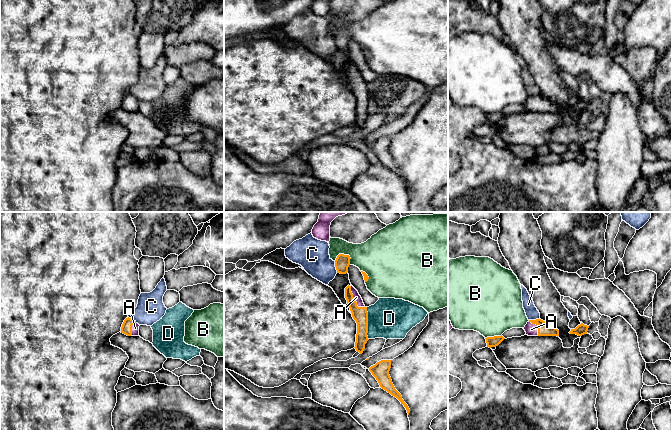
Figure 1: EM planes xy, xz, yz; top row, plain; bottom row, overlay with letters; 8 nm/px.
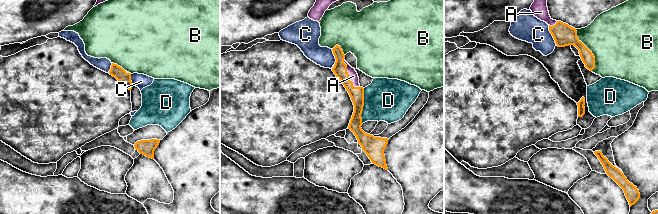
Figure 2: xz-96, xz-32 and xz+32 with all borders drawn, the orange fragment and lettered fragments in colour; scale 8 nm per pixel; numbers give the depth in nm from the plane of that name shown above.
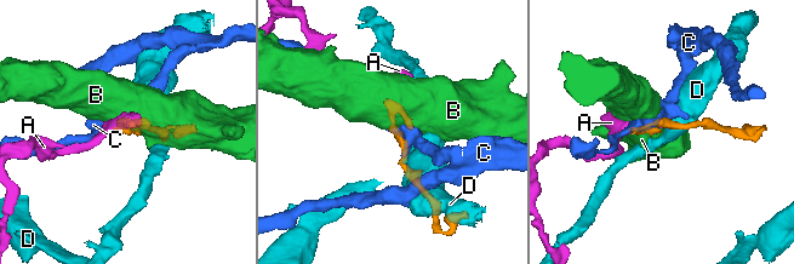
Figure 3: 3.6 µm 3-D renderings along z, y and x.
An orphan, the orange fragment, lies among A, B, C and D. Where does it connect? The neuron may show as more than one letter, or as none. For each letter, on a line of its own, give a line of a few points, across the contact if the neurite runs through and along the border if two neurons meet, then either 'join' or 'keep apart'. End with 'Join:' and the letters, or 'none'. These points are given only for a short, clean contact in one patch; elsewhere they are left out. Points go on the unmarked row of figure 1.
A: join
B: keep apart
C: keep apart
D: line xz (366, 83), (368, 115); keep apart
Join: A

